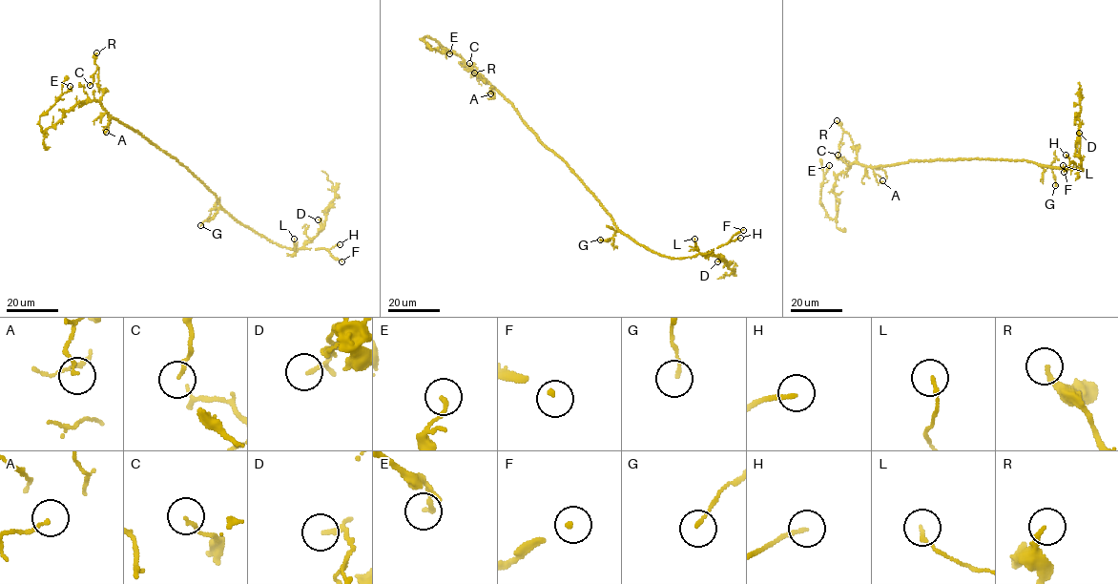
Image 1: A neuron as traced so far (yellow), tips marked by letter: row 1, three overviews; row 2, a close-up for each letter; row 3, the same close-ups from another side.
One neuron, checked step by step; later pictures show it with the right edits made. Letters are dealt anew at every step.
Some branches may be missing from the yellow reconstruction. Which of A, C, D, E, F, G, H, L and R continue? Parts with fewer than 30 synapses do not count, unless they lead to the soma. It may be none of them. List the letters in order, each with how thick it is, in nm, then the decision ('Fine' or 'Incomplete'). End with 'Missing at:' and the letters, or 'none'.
A: Thickness 120 nm. Fine
C: Thickness 150 nm. Fine
D: Thickness 120 nm. Fine
E: Thickness 160 nm. Fine
F: Thickness 120 nm. Incomplete
G: Thickness 110 nm. Fine
H: Thickness 160 nm. Incomplete
L: Thickness 150 nm. Fine
R: Thickness 190 nm. Fine
Missing at: F, H

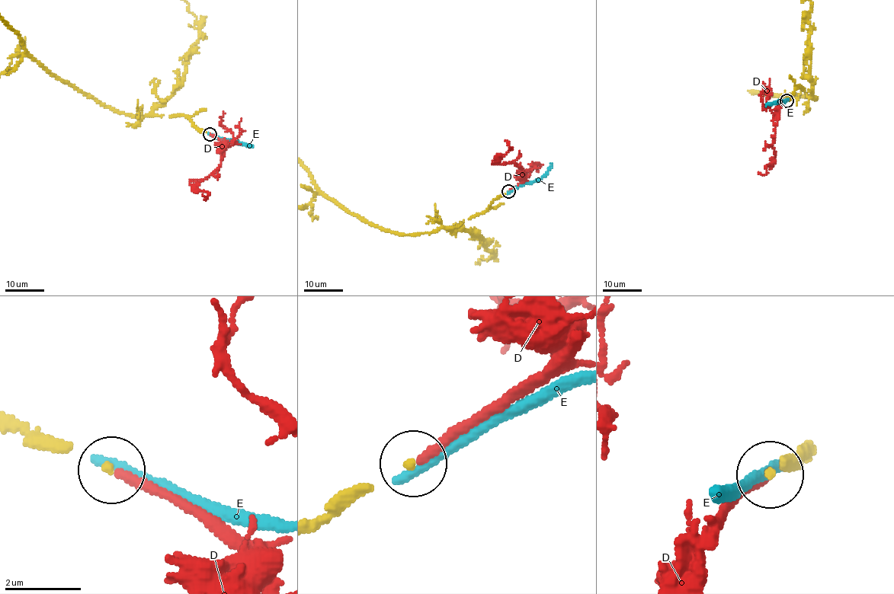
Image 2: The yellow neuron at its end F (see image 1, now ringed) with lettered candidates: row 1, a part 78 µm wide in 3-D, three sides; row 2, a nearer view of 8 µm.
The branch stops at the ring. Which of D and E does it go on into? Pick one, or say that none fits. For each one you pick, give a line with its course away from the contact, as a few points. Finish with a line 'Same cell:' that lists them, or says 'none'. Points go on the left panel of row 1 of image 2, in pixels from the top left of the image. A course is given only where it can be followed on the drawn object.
D: Its course: (209, 134), (222, 142), (224, 155), (220, 166), (209, 175), (190, 183), (209, 193), (205, 199), (203, 194)
Same cell: D

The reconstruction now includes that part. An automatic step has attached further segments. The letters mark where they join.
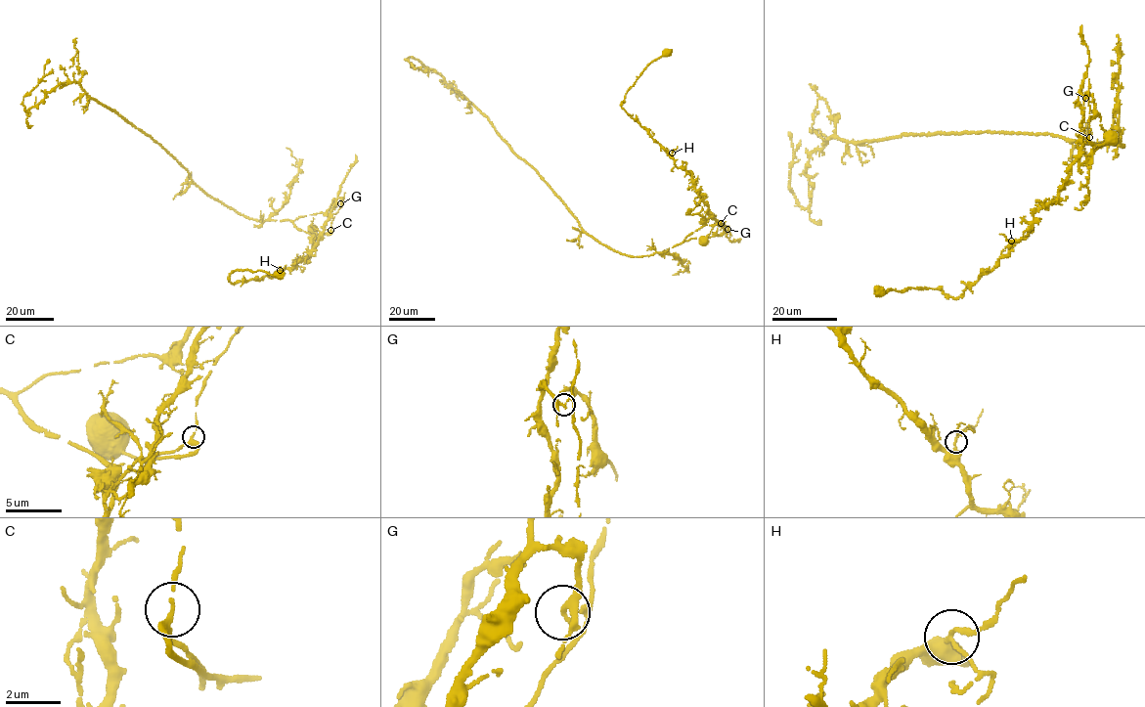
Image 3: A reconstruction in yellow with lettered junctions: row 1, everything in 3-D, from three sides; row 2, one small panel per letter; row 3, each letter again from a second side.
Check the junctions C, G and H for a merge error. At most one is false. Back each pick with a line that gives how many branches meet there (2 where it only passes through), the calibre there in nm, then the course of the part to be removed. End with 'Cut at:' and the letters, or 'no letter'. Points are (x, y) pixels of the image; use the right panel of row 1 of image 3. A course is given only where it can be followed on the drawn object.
G: branches 3; calibre 150 nm; course (1085, 98), (1078, 93), (1079, 156), (1059, 195), (990, 270), (956, 298), (940, 289), (876, 287)
Cut at: G

